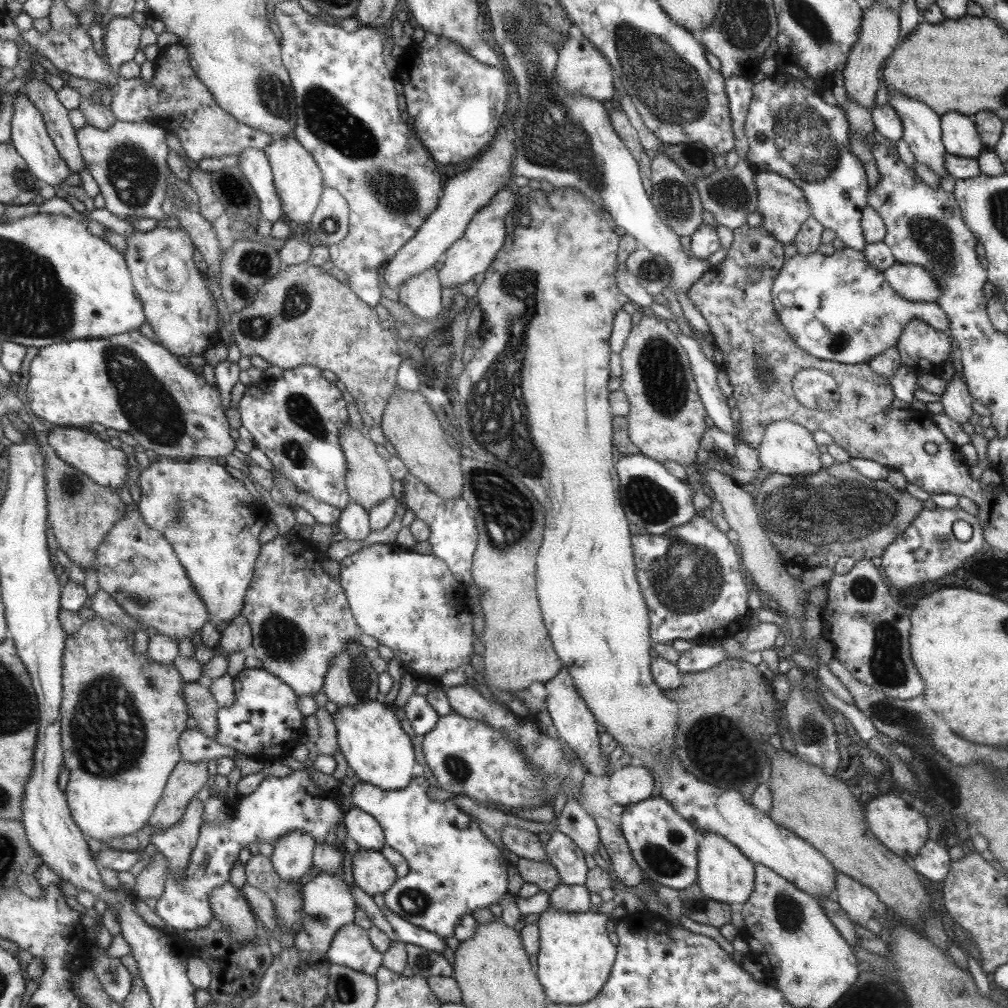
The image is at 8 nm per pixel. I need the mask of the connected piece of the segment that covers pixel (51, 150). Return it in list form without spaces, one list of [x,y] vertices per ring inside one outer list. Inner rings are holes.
[[[19,92],[18,94],[16,115],[13,121],[13,144],[22,153],[22,156],[25,157],[30,169],[38,176],[38,179],[42,180],[45,184],[58,188],[64,182],[66,183],[70,176],[72,177],[73,171],[69,168],[67,161],[52,139],[46,120],[38,106],[35,106],[33,101],[24,92]]]

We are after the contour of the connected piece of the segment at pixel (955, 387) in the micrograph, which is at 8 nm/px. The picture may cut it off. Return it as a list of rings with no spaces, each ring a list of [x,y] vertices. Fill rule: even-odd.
[[[962,372],[954,374],[953,380],[947,384],[947,388],[942,394],[941,403],[944,408],[942,413],[958,424],[966,424],[974,416],[974,399],[959,375]]]

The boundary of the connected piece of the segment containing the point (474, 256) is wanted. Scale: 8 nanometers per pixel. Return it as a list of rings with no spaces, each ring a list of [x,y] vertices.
[[[509,188],[498,191],[497,196],[486,206],[480,210],[472,222],[469,224],[468,230],[462,239],[458,240],[443,256],[444,263],[438,271],[442,288],[454,288],[460,284],[466,284],[468,280],[472,280],[476,274],[484,274],[493,264],[493,260],[497,258],[498,250],[502,247],[506,239],[506,224],[504,224],[504,216],[512,212],[516,204],[516,196],[514,192],[510,192]]]

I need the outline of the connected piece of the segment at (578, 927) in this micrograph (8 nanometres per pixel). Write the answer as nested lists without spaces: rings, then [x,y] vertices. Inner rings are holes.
[[[548,906],[541,912],[538,922],[539,953],[538,976],[545,985],[545,991],[549,994],[551,1003],[562,1002],[564,1004],[586,1004],[589,1000],[600,994],[602,987],[608,982],[608,976],[613,970],[612,964],[617,960],[616,946],[610,942],[606,932],[606,920],[608,914],[592,914],[592,910],[586,912],[562,912],[561,909]]]

